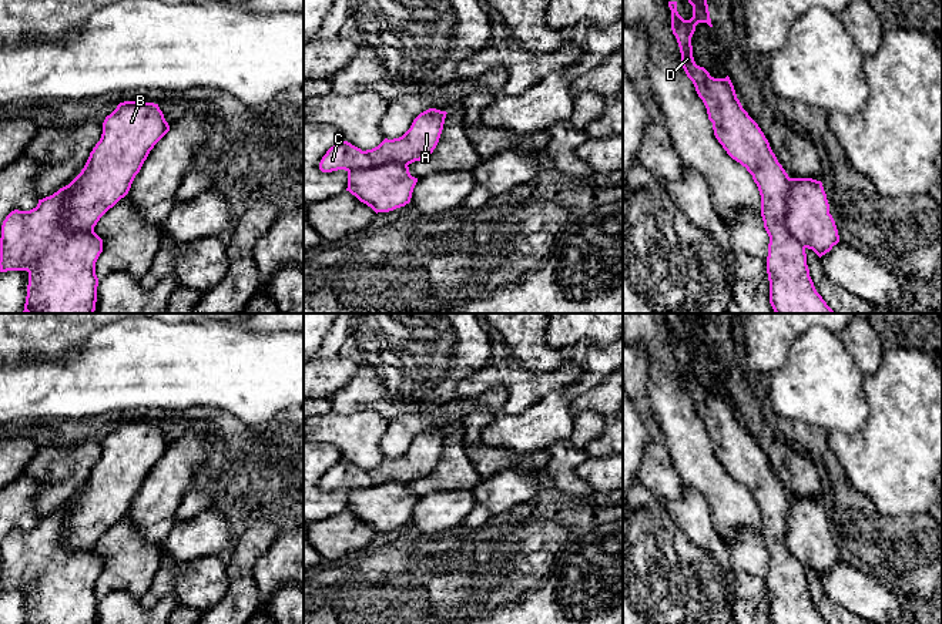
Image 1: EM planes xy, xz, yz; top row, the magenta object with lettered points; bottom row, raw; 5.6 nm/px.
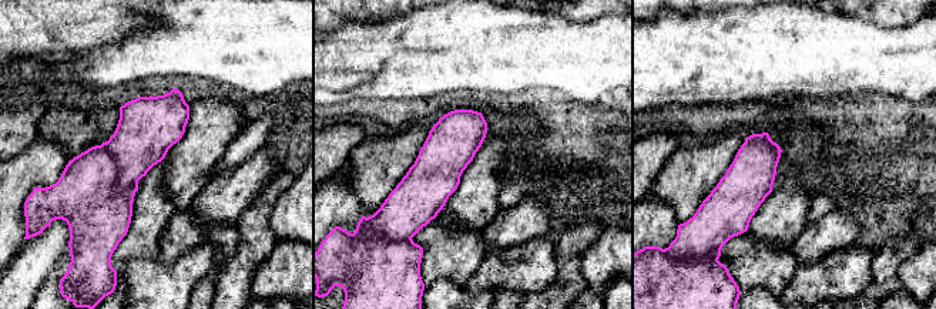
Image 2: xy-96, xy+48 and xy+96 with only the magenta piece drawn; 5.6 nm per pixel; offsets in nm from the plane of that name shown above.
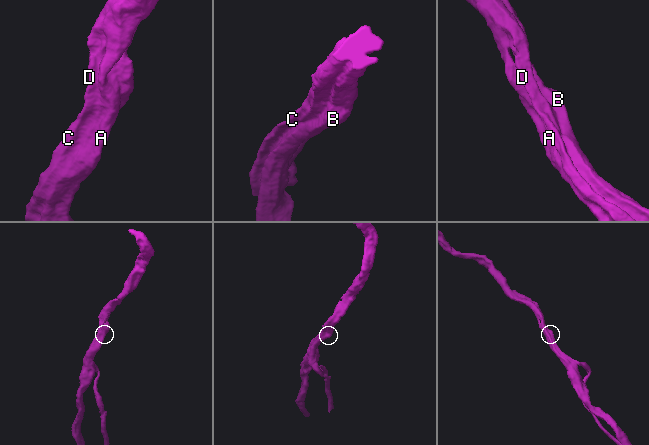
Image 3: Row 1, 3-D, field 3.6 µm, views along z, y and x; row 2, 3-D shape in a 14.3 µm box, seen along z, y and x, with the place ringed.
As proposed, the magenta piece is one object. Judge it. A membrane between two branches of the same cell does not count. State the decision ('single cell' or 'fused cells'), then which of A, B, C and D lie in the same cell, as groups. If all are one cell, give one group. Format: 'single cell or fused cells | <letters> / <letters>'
single cell | A B C D

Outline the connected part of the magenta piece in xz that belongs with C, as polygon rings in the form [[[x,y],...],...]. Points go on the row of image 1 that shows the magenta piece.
[[[429,108],[413,120],[402,137],[385,138],[378,147],[366,151],[341,140],[322,157],[319,170],[322,172],[345,170],[346,191],[376,214],[405,207],[410,202],[418,182],[408,165],[433,152],[446,114],[446,111]]]

